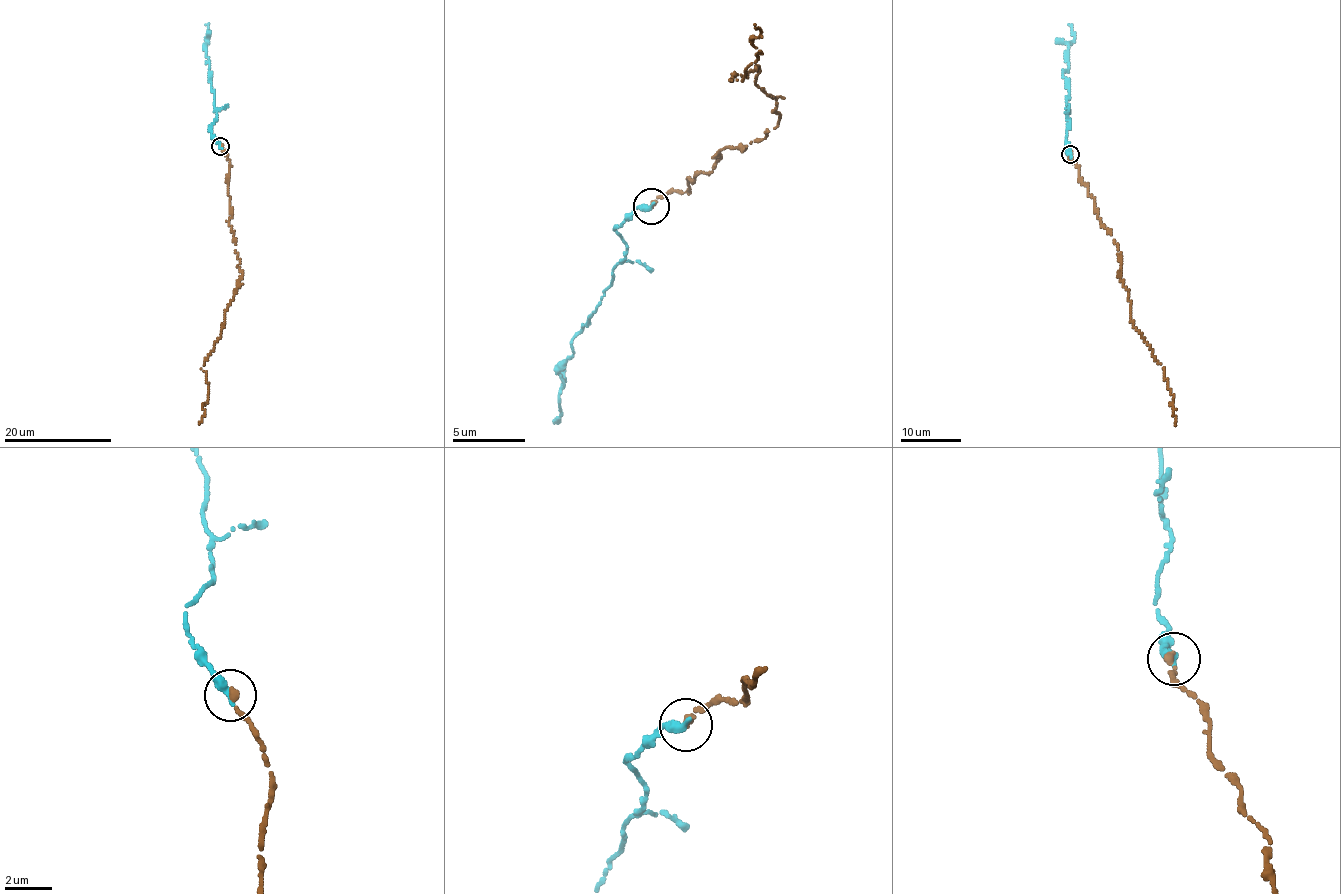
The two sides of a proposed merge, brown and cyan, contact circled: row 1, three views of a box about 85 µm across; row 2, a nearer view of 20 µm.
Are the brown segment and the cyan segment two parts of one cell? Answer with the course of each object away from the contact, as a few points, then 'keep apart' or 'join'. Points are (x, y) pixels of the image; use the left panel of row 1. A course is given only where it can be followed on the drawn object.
brown via (220, 145), (230, 163), (229, 225), (241, 277), (201, 369), (209, 389), (199, 424) | cyan via (220, 145), (210, 128), (216, 120), (210, 63), (204, 47), (209, 23) | join

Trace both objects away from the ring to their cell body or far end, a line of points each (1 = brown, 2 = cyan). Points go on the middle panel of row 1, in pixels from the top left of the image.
1: (650, 206), (782, 114), (760, 65), (728, 80), (759, 56), (753, 22)
2: (650, 206), (613, 228), (627, 248), (610, 288), (581, 332), (575, 352), (557, 372), (558, 420)

